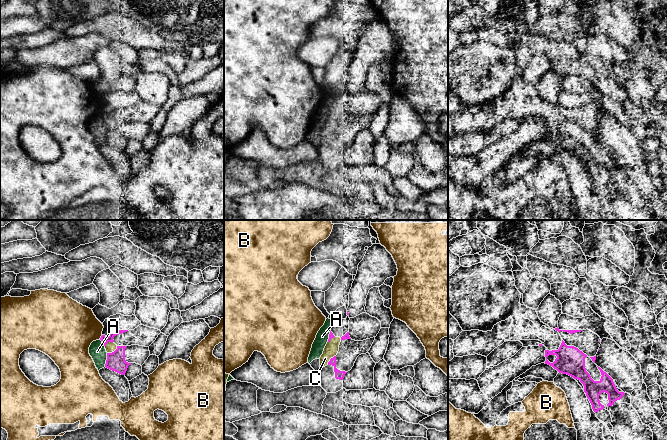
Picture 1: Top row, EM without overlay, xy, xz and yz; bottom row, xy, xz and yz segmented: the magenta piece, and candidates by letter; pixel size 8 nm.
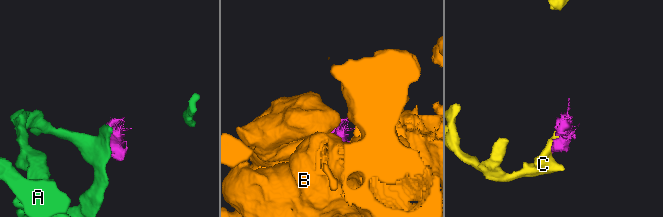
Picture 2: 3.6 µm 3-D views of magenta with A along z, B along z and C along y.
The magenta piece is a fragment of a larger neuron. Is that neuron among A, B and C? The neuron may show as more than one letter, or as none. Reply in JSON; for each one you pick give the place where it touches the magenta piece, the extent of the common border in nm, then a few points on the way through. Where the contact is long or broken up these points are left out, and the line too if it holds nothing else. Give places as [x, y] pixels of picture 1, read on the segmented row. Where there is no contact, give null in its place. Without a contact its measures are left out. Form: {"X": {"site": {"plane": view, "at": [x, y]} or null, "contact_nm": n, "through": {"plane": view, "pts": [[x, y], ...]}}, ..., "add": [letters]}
{"C": {"site": {"plane": "xy", "at": [112, 352]}, "contact_nm": 110}, "add": ["C"]}

